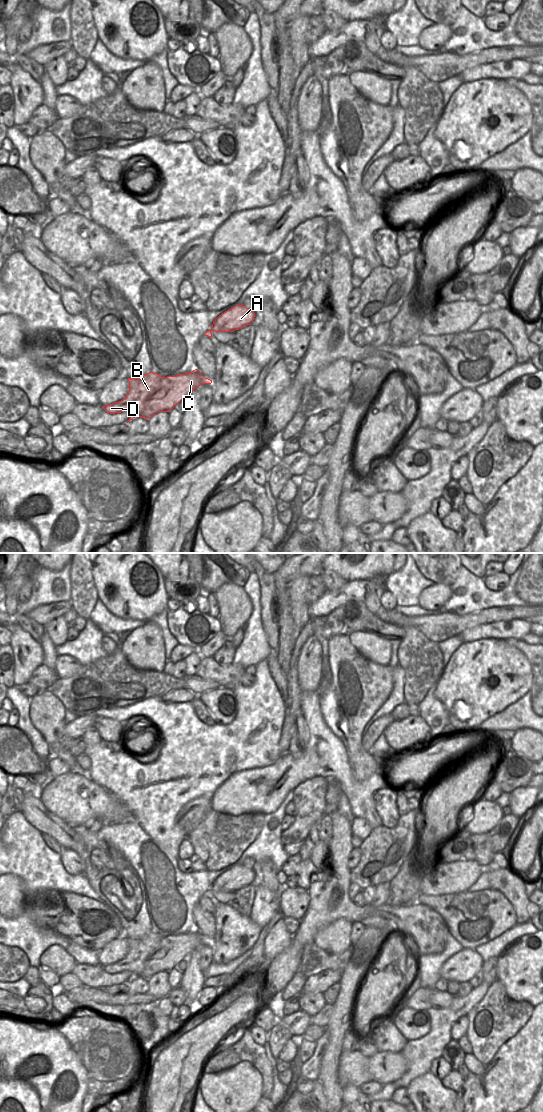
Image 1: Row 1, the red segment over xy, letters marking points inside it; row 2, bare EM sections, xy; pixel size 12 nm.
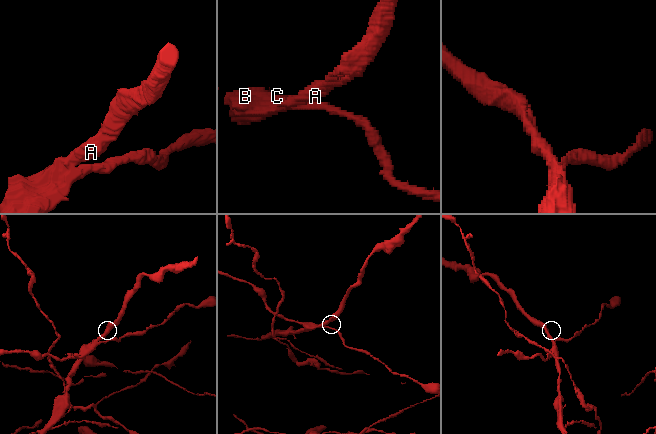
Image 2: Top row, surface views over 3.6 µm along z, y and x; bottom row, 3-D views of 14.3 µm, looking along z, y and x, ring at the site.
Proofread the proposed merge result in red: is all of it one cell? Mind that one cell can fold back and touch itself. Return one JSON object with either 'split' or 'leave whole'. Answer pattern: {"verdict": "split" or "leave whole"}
{"verdict": "split"}

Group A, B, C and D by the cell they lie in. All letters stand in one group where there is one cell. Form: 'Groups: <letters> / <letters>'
Groups: A B D / C

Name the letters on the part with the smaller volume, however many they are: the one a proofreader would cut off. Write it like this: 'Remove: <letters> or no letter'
Remove: C

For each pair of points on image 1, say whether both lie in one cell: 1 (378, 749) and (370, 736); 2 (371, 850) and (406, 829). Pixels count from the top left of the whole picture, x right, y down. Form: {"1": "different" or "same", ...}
{"1": "different", "2": "same"}

